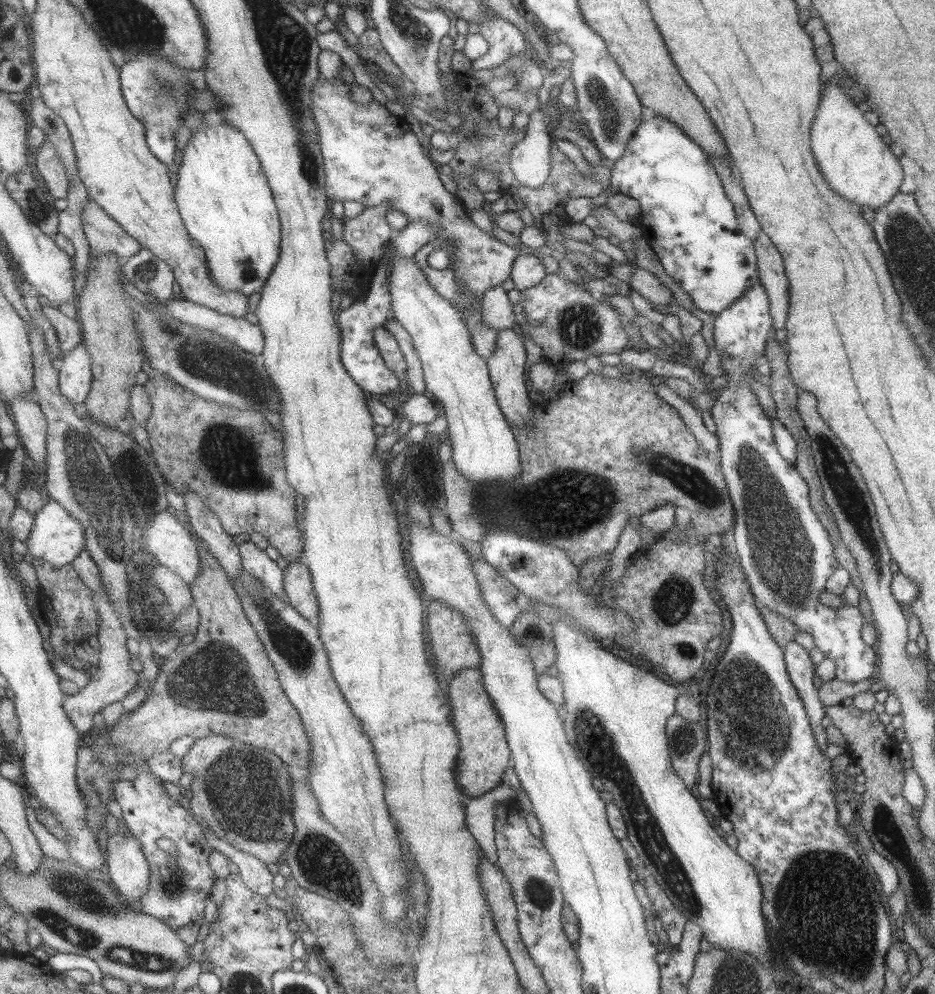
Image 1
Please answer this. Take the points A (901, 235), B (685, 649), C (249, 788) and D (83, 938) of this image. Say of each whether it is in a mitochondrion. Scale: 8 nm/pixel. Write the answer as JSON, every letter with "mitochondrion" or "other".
{"A":"mitochondrion","B":"mitochondrion","C":"mitochondrion","D":"mitochondrion"}

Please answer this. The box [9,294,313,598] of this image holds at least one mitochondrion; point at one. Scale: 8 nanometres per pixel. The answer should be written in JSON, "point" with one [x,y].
{"point":[108,515]}

